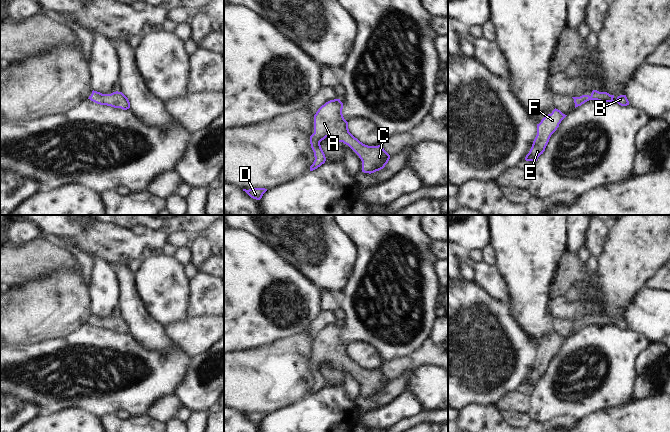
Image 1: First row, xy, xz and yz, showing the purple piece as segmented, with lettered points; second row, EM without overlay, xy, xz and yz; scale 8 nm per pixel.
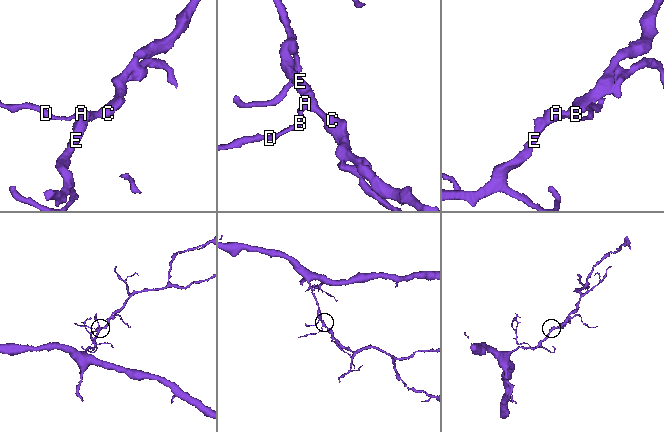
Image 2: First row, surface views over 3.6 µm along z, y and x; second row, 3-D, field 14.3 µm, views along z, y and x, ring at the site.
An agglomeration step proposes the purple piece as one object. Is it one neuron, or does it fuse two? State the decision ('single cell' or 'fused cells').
single cell

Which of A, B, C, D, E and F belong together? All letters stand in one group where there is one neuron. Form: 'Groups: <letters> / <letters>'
Groups: A B C D E F.

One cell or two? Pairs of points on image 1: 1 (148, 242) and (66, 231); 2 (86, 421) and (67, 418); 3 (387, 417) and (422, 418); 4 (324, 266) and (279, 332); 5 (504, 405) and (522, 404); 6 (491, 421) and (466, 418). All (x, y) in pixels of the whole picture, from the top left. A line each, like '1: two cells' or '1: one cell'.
1: one cell
2: one cell
3: two cells
4: two cells
5: one cell
6: one cell

